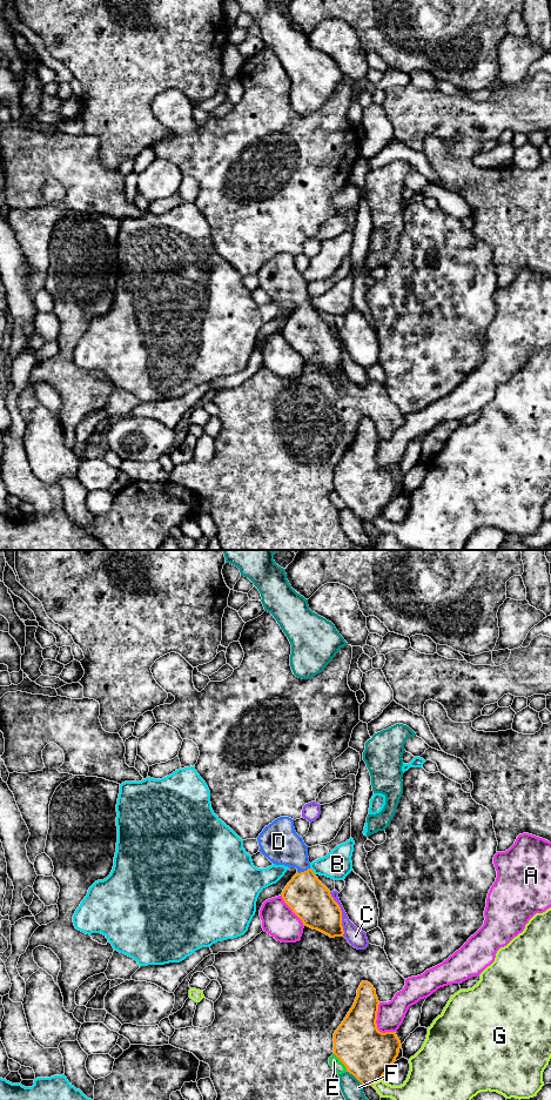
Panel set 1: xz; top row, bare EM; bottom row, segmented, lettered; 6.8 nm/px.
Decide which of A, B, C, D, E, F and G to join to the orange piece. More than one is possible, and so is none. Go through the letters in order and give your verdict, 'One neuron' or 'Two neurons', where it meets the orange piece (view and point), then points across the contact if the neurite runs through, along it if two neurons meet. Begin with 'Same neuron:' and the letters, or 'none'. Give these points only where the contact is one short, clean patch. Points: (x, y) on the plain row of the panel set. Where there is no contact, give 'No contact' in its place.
Same neuron: D
A: Two neurons. Touches orange at xz (376, 460)
B: Two neurons. Touches orange at xz (313, 307). Boundary: xz (310, 303), (315, 310)
C: Two neurons. Touches orange at xz (341, 350)
D: One neuron. Touches orange at xz (304, 307). Path across: xz (310, 336), (304, 329), (304, 307), (281, 280)
E: Two neurons. Touches orange at xz (341, 497). Boundary: xz (334, 489), (347, 507)
F: Two neurons. Touches orange at xz (355, 512)
G: Two neurons. Touches orange at xz (376, 516)

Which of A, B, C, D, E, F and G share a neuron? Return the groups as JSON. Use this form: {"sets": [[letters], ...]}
{"sets": [["A"], ["B"], ["C"], ["D"], ["E"], ["F"], ["G"]]}

